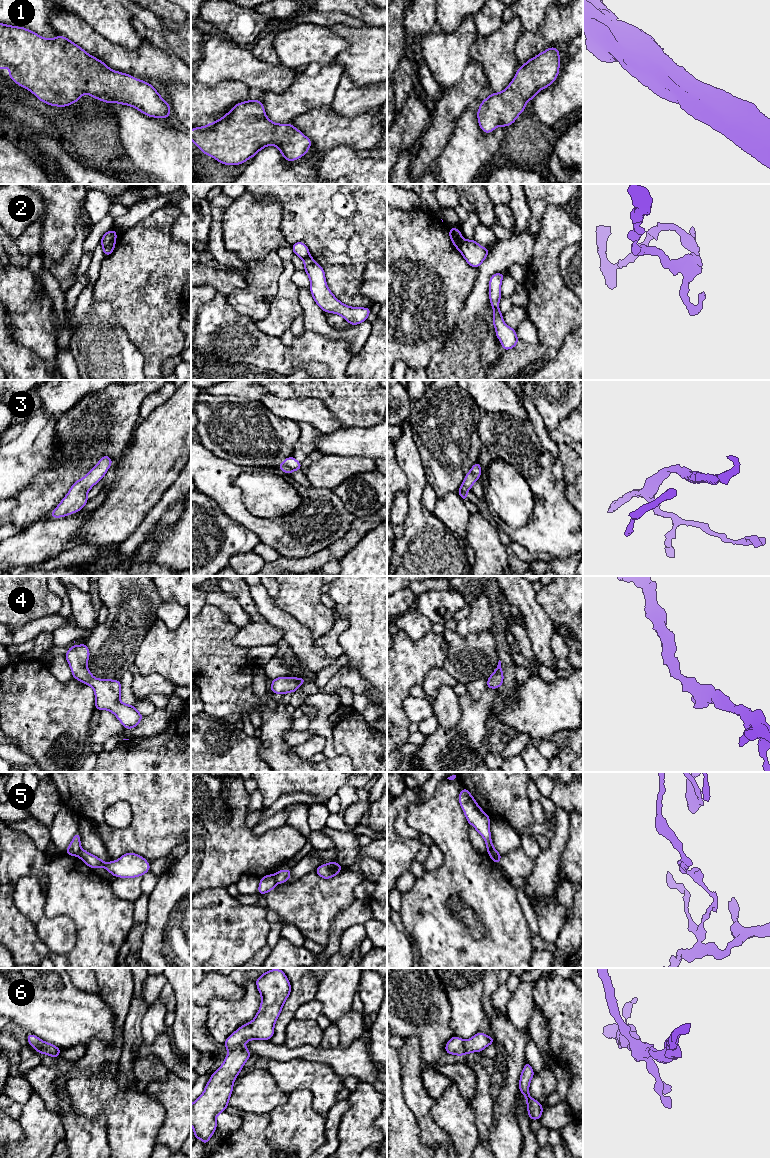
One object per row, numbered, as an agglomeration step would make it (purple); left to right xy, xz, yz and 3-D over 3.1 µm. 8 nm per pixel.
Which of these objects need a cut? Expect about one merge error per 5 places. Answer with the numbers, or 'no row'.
2, 5

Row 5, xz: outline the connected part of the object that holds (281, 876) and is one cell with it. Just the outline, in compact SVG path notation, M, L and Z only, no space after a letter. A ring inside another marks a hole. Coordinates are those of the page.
M290 868L286 870L278 870L277 873L275 874L277 884L287 882L290 878L290 875L291 875Z

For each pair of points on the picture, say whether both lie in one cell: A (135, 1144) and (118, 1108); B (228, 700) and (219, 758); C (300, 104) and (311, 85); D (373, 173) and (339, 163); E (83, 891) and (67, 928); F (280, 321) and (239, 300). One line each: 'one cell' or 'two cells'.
A: one cell
B: two cells
C: one cell
D: one cell
E: two cells
F: two cells

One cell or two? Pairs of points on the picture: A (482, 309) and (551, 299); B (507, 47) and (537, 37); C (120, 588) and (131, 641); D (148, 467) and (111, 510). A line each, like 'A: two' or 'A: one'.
A: two
B: two
C: one
D: one

